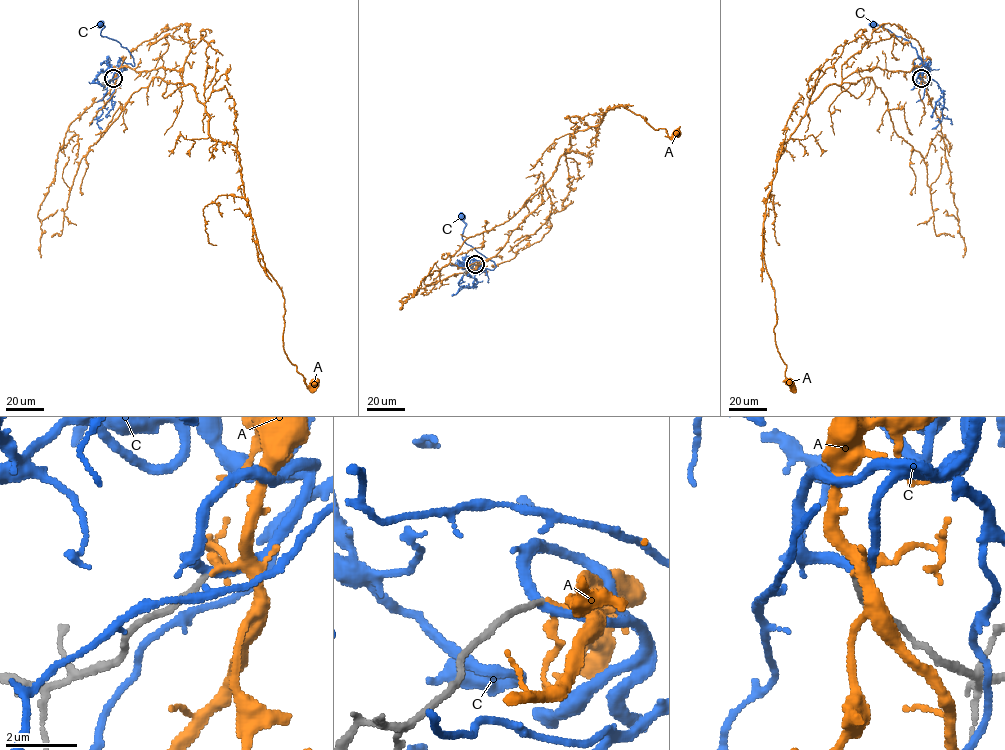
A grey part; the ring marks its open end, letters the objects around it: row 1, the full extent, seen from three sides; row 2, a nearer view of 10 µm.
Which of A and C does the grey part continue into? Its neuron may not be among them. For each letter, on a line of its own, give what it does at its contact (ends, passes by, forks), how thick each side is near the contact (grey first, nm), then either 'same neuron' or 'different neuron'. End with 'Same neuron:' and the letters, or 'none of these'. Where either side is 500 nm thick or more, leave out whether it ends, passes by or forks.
A: it passes by; 160 nm thick on the grey side, 150 nm on the other; same neuron
C: it passes by; 180 nm thick on the grey side, 280 nm on the other; different neuron
Same neuron: A

